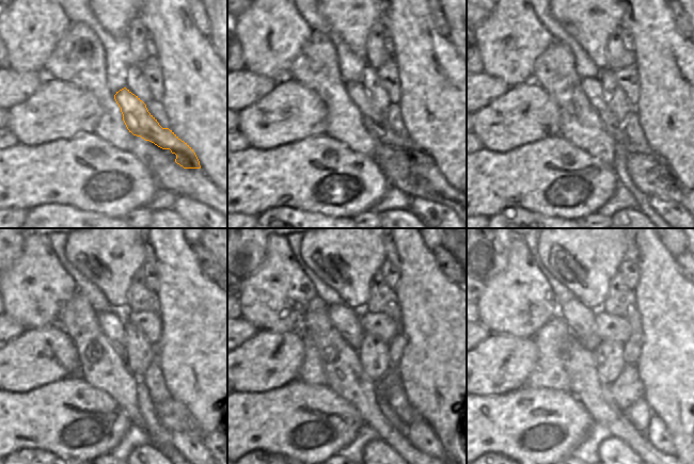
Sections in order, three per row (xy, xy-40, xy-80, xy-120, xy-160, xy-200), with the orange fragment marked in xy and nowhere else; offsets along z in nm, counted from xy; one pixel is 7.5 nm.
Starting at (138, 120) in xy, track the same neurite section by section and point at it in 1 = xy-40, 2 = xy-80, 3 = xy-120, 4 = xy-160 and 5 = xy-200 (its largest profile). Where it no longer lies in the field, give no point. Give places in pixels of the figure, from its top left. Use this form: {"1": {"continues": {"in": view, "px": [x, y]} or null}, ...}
{"1": {"continues": {"in": "xy-40", "px": [375, 121]}}, "2": {"continues": {"in": "xy-80", "px": [592, 86]}}, "3": {"continues": {"in": "xy-120", "px": [110, 324]}}, "4": {"continues": {"in": "xy-160", "px": [343, 318]}}, "5": {"continues": {"in": "xy-200", "px": [580, 319]}}}

